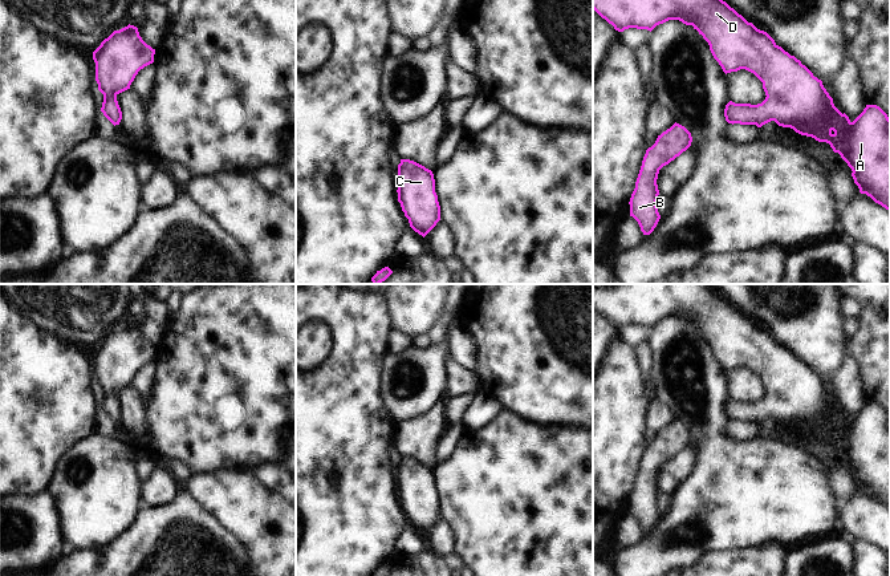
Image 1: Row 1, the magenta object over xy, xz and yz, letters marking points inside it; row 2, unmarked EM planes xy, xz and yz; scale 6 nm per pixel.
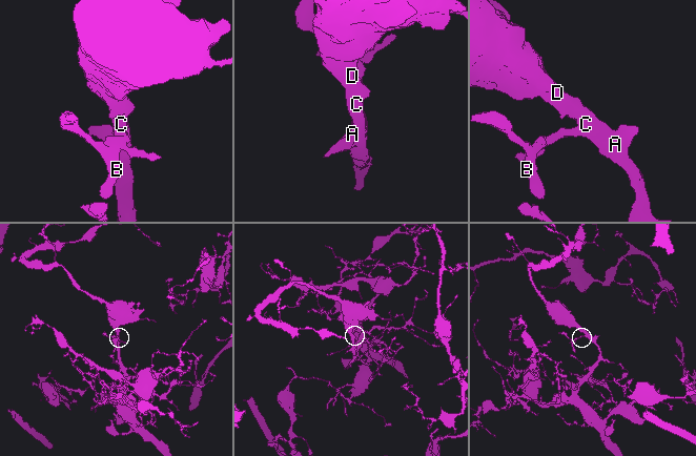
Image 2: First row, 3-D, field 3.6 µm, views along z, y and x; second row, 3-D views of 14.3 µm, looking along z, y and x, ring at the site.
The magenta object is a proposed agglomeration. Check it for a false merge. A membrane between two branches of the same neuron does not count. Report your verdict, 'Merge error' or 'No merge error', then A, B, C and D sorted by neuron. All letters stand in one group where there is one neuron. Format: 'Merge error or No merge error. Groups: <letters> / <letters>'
No merge error. Groups: A B C D

